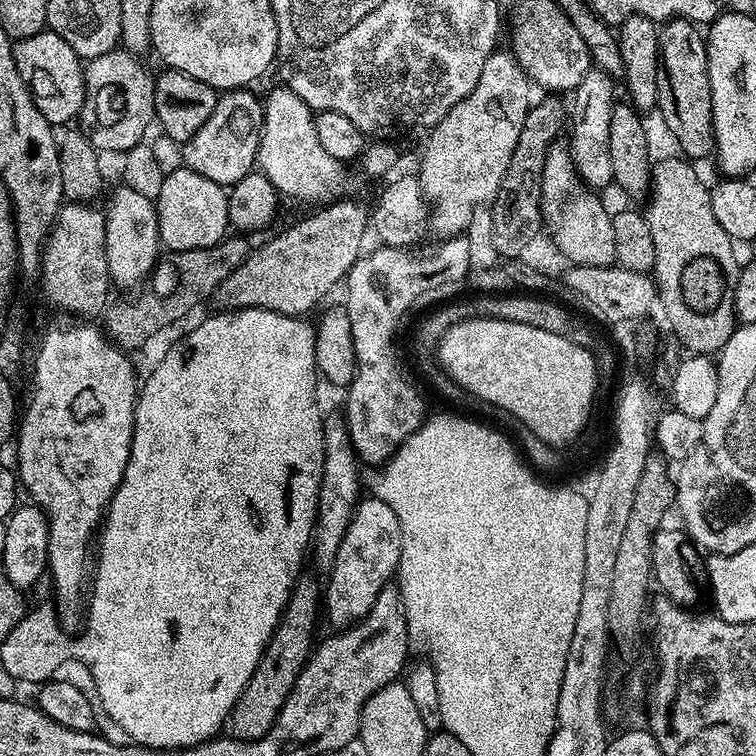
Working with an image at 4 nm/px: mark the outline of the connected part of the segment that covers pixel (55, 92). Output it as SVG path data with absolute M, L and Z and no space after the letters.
M45 30L34 34L30 38L22 38L15 41L12 45L14 54L14 66L18 66L18 74L22 74L22 82L27 84L28 91L32 94L32 101L38 106L42 118L46 118L49 124L59 126L59 124L71 125L79 117L82 106L84 105L84 69L82 57L78 55L56 32Z

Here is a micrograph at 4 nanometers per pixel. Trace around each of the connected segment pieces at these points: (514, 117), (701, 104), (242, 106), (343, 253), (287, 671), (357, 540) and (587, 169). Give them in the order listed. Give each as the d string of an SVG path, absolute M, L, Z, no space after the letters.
M497 50L490 58L486 58L486 66L482 66L482 74L478 74L478 86L474 86L474 90L470 90L470 94L466 94L466 98L462 98L462 102L458 102L458 106L454 106L450 110L450 114L446 114L446 118L442 118L432 125L427 133L429 136L428 141L424 144L424 153L420 156L420 176L418 175L420 190L424 194L424 199L428 201L430 209L431 235L436 235L436 238L447 238L464 234L478 210L483 209L498 194L498 186L502 186L502 178L506 178L506 166L510 166L510 158L514 158L514 146L518 146L518 142L523 137L522 122L526 122L528 109L534 103L532 92L534 93L532 81L529 80L528 75L522 70L522 66L516 61L511 51Z
M669 20L660 28L660 66L662 78L658 82L656 108L669 134L689 161L700 162L703 156L711 157L716 139L712 129L708 46L701 29L691 20Z
M228 90L217 99L214 114L206 118L202 130L182 146L184 167L225 186L234 185L254 172L256 155L264 125L264 105L252 90Z
M341 198L315 209L313 216L289 226L285 232L272 236L260 249L249 251L248 256L215 290L214 300L224 310L238 308L261 308L277 312L280 316L303 317L319 300L324 300L336 288L336 283L347 277L354 262L362 255L360 247L364 244L364 231L370 228L370 212L367 207L355 204L352 198Z
M308 574L301 575L296 585L292 587L288 605L284 607L284 615L281 616L278 626L276 627L276 632L270 638L270 642L266 646L266 650L262 654L262 658L250 678L250 682L244 687L240 697L236 699L236 705L232 707L230 729L232 728L231 735L235 737L235 739L257 740L266 735L276 724L276 719L282 710L282 706L286 702L286 698L290 698L290 690L294 690L294 682L298 682L300 671L306 666L308 657L312 654L314 647L312 635L316 632L316 603L319 605L321 600L321 581L311 580Z
M368 496L356 505L350 526L343 536L342 545L336 552L335 562L329 571L330 578L324 586L324 607L333 629L343 630L363 619L372 608L378 594L391 583L399 569L401 558L401 524L394 510L387 507L380 499Z
M601 68L588 69L586 78L578 82L571 93L570 123L566 128L566 147L580 179L593 190L601 190L613 183L610 166L610 114L618 102L613 77L607 76Z

